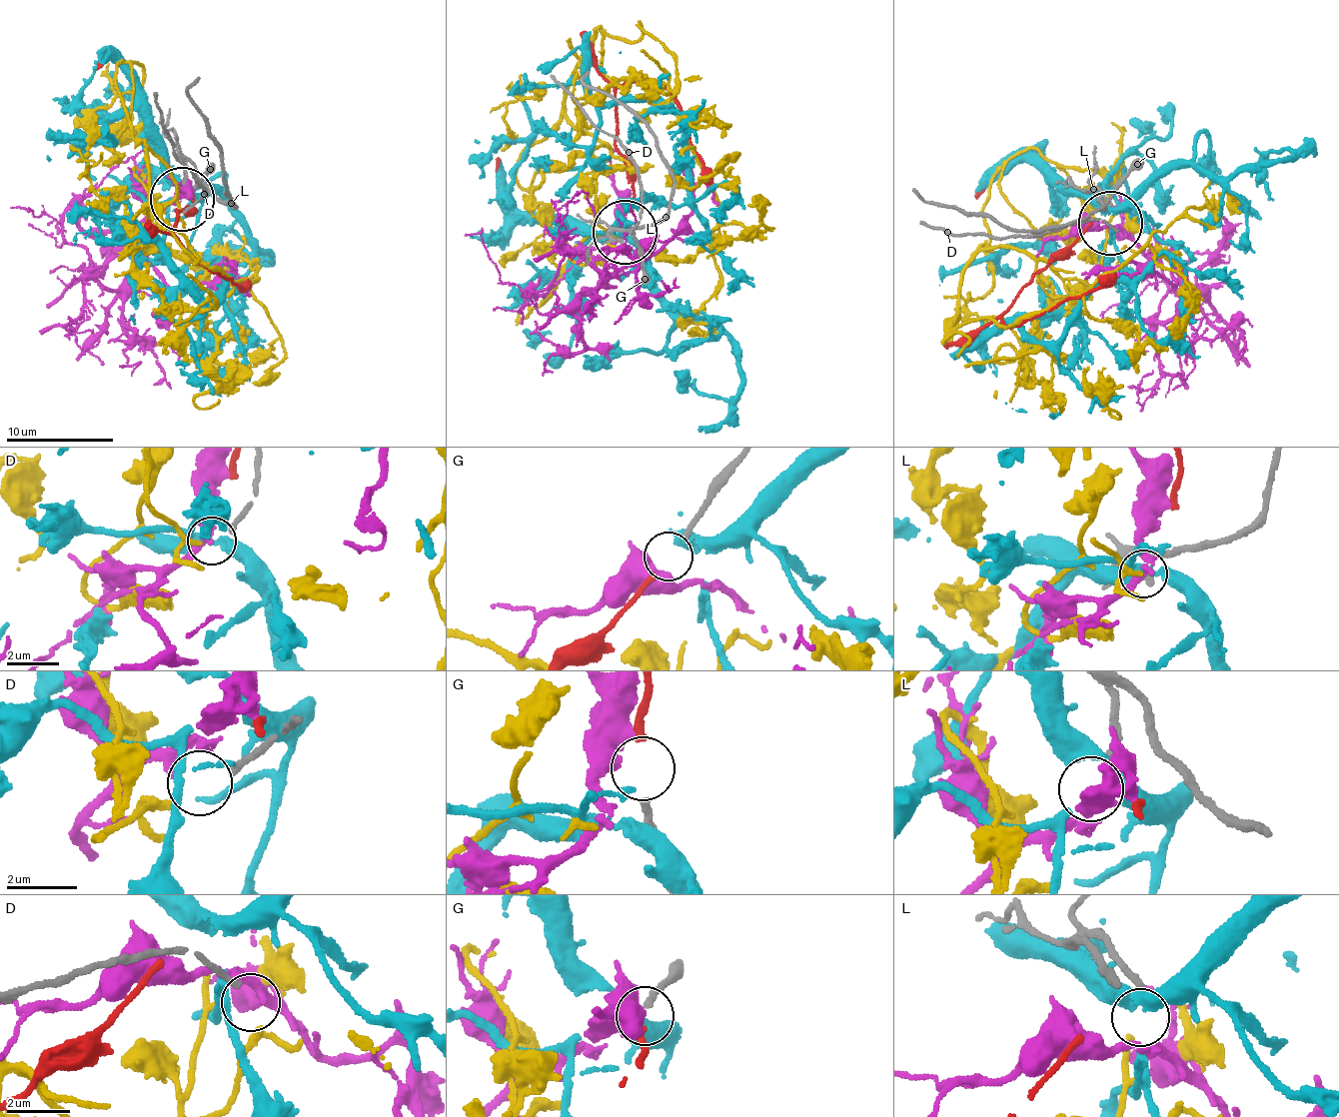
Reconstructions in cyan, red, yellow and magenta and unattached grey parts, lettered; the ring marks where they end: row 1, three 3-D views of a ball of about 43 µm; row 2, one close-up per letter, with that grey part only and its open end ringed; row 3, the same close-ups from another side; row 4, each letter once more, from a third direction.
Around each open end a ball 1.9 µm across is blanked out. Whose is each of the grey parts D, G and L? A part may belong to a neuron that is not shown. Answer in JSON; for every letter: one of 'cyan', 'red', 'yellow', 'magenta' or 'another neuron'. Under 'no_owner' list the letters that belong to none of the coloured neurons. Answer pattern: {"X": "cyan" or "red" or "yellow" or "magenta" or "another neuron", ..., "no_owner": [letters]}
{"D": "another neuron", "G": "red", "L": "magenta", "no_owner": ["D"]}

